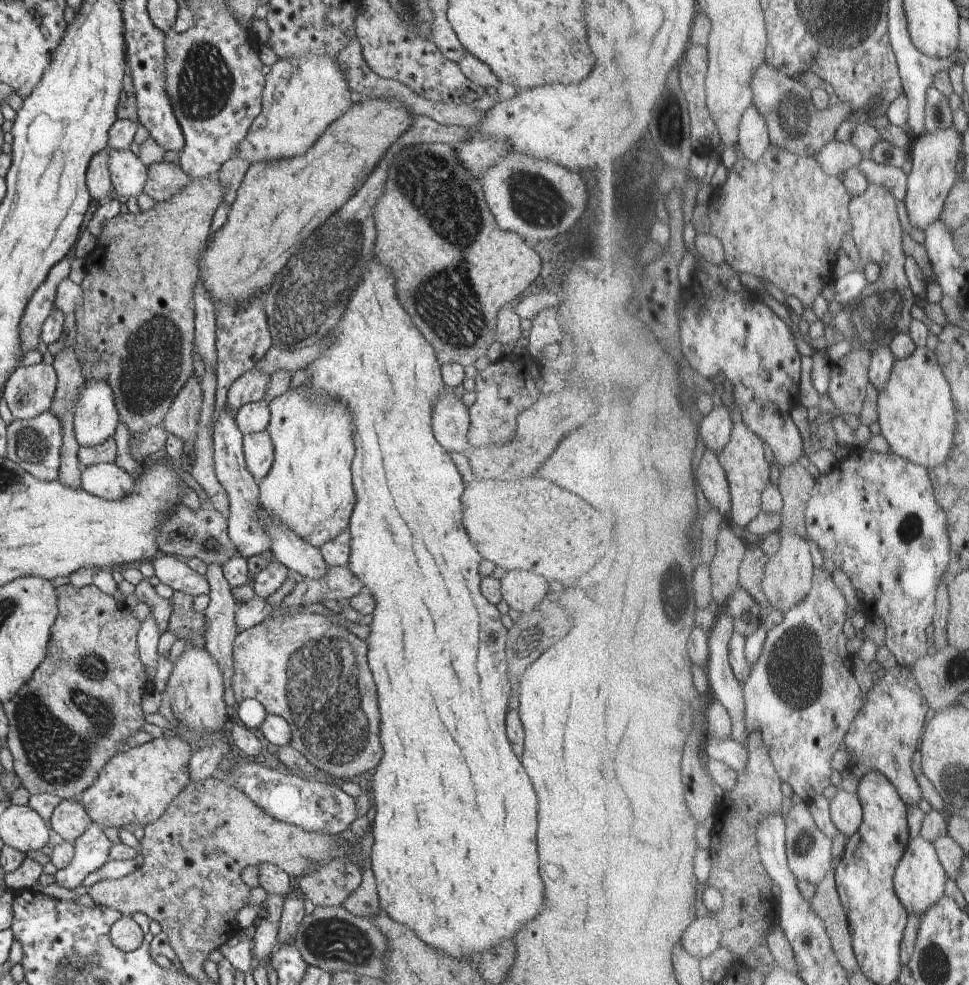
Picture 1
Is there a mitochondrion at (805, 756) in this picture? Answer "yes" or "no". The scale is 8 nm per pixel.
no

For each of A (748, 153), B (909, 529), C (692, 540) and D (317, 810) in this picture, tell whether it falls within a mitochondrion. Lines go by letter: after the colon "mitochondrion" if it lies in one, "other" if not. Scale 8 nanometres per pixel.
A: other
B: mitochondrion
C: other
D: other

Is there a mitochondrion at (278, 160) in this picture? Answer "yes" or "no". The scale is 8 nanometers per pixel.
no

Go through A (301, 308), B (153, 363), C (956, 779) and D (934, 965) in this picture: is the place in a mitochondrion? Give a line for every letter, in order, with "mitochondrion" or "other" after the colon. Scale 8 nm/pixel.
A: mitochondrion
B: mitochondrion
C: mitochondrion
D: mitochondrion

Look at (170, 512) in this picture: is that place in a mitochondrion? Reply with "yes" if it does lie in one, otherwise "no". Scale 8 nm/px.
no

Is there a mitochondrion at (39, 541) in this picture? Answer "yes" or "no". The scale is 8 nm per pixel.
no

